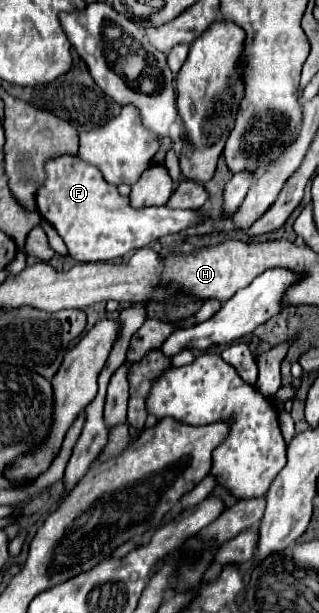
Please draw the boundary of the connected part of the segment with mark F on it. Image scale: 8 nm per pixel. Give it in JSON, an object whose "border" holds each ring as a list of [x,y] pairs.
{"border":[[[59,155],[45,163],[47,179],[37,189],[37,211],[63,237],[69,255],[81,263],[103,263],[119,259],[133,249],[141,249],[151,241],[193,227],[199,219],[197,211],[179,211],[171,207],[133,209],[129,197],[119,195],[117,187],[107,183],[99,169],[85,163],[77,155]]]}

